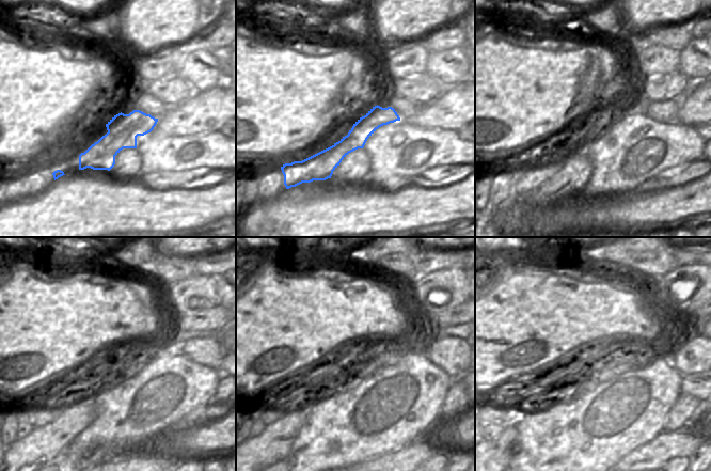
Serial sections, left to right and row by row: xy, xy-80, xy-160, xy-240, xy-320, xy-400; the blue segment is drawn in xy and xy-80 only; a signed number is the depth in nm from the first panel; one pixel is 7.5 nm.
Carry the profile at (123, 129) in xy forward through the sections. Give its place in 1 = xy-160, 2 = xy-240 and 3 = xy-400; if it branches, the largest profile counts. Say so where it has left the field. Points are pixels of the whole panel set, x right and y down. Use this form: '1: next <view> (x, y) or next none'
1: next xy-160 (531, 177)
2: next xy-240 (41, 415)
3: next xy-400 (496, 414)

